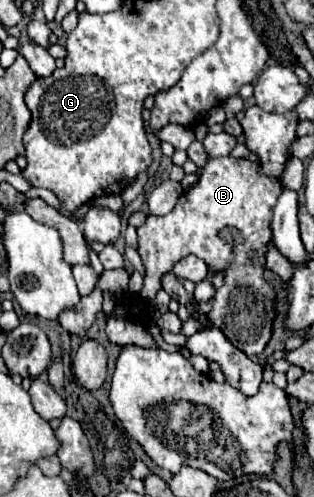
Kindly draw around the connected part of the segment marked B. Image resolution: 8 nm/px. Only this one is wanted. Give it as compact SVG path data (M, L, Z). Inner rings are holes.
M223 156L223 158L213 158L201 168L201 178L195 186L191 186L183 198L179 198L177 206L173 208L171 214L167 216L147 216L147 222L141 228L127 226L125 232L125 242L127 246L137 248L137 234L139 234L139 254L145 264L147 276L145 276L145 286L141 290L141 296L145 300L153 300L153 292L161 290L161 276L165 272L171 272L175 262L185 258L187 254L197 254L215 274L223 272L225 284L215 292L213 296L213 310L207 314L209 322L221 332L225 332L225 338L245 352L249 358L259 356L267 342L271 340L273 332L273 322L275 322L275 288L265 280L265 254L267 246L271 242L271 216L273 216L273 206L277 202L277 196L283 192L281 180L271 178L261 174L261 168L245 158L233 158L233 156Z

